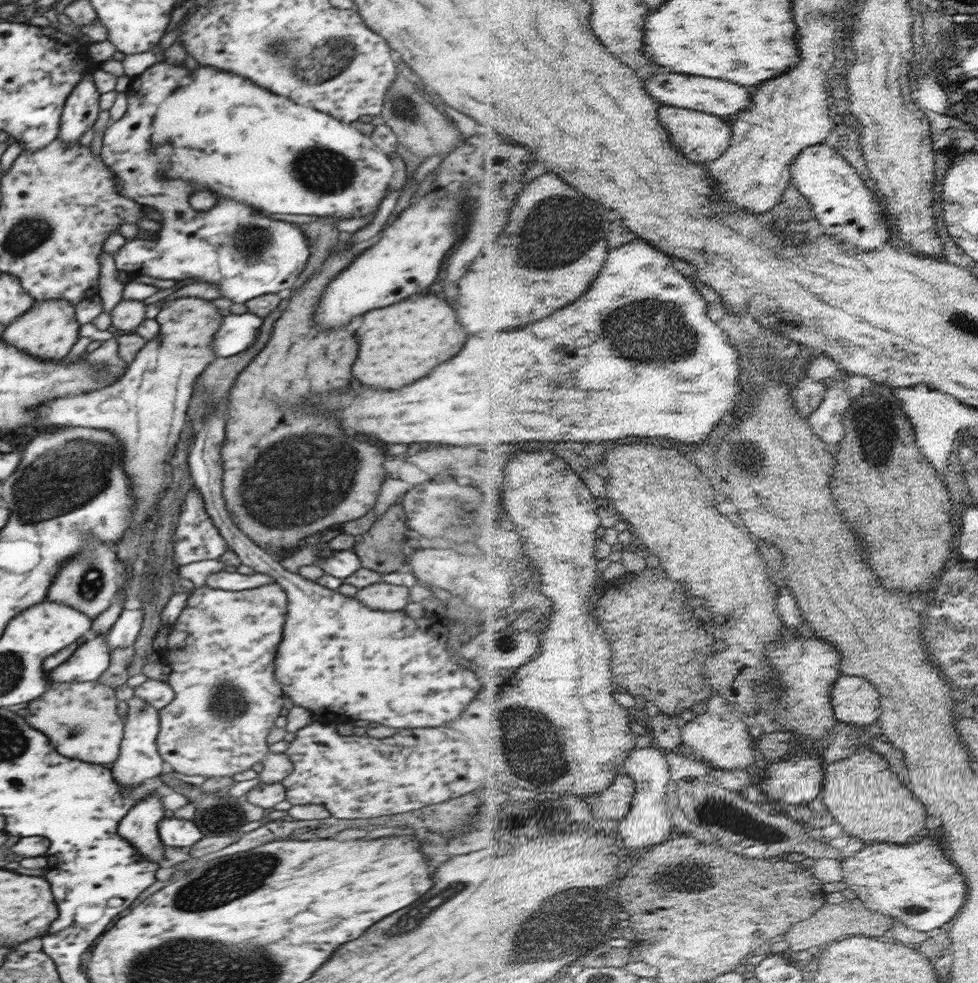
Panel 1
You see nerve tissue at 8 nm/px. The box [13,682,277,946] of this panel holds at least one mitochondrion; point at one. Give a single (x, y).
(217, 817)

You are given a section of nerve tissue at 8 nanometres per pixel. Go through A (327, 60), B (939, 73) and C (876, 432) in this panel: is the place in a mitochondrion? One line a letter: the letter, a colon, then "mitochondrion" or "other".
A: mitochondrion
B: other
C: mitochondrion

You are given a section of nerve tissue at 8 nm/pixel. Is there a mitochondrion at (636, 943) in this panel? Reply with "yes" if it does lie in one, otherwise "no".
no

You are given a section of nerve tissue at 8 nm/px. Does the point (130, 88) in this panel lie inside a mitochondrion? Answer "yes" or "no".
no

